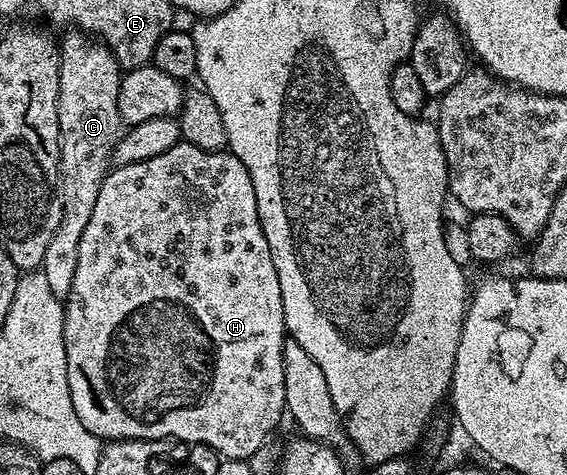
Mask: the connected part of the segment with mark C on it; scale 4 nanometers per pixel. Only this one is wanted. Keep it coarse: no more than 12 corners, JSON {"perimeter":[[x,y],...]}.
{"perimeter":[[59,40],[62,221],[42,269],[67,300],[78,241],[120,140],[122,68]]}

